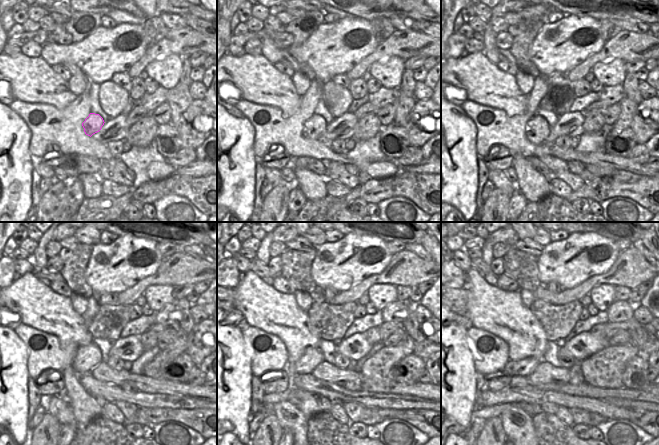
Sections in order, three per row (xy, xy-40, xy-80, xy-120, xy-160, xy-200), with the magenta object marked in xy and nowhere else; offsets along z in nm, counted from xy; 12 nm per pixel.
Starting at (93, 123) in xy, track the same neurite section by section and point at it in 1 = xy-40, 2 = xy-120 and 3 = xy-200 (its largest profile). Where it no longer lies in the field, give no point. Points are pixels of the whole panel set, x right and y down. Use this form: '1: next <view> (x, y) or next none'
1: next xy-40 (315, 127)
2: next xy-120 (87, 357)
3: next xy-200 (525, 367)

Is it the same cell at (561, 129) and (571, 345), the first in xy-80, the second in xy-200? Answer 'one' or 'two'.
one

